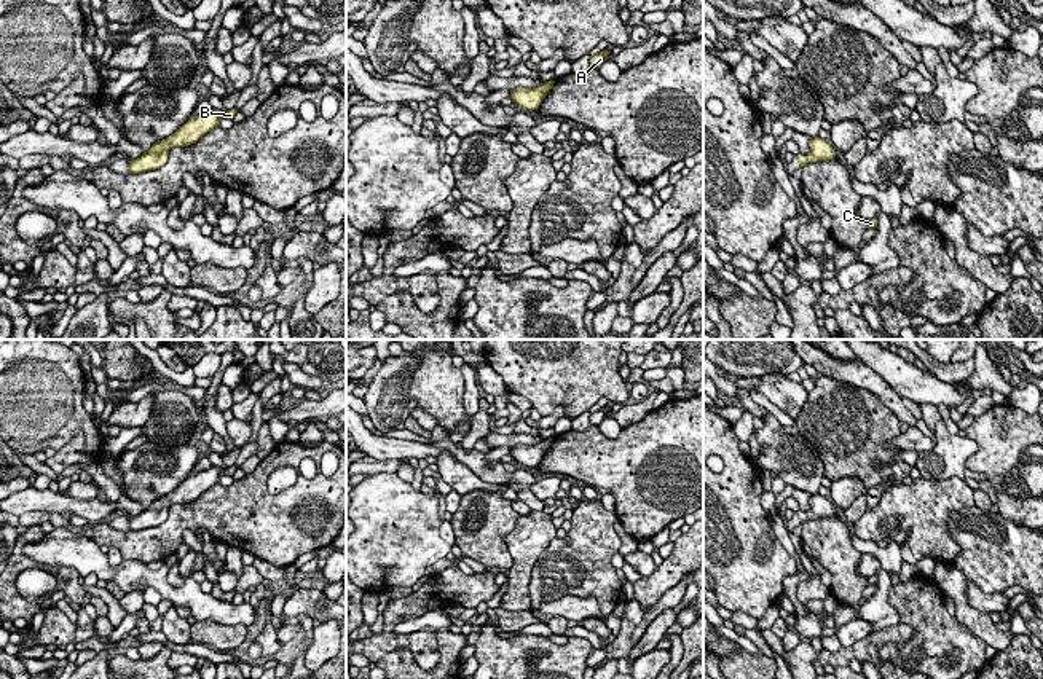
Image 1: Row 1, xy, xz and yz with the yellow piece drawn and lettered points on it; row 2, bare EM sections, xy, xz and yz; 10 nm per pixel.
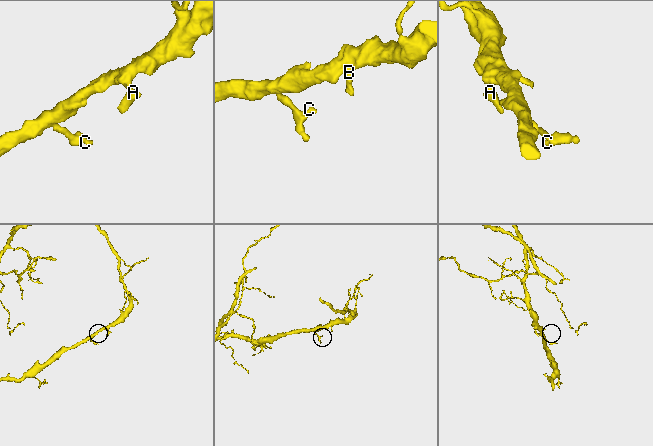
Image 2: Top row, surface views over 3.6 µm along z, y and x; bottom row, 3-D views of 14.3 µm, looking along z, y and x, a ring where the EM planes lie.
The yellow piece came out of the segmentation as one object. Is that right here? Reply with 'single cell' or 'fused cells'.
single cell

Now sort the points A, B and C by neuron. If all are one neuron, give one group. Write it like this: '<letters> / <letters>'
A B C

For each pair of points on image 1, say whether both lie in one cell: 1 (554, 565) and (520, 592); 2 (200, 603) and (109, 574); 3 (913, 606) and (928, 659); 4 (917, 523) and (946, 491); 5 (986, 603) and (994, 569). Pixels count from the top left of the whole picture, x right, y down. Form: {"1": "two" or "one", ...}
{"1": "two", "2": "one", "3": "one", "4": "one", "5": "two"}

